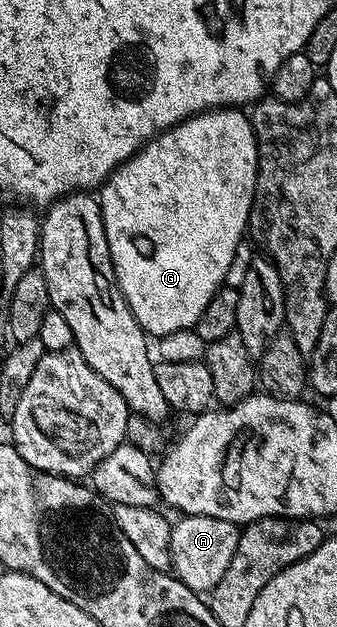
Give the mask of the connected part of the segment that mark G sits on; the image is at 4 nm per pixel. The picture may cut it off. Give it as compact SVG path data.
M222 107L211 111L203 111L177 123L168 131L153 136L141 150L133 154L126 163L121 163L109 174L109 178L99 188L101 204L101 220L107 233L109 256L113 262L113 272L117 278L117 287L121 296L127 301L135 321L145 330L146 336L160 337L167 333L175 333L179 329L196 328L203 309L207 309L207 301L215 297L217 290L223 286L227 269L231 269L231 257L235 257L235 249L242 243L249 225L249 210L253 204L255 181L257 180L257 138L253 132L250 116L244 110Z

